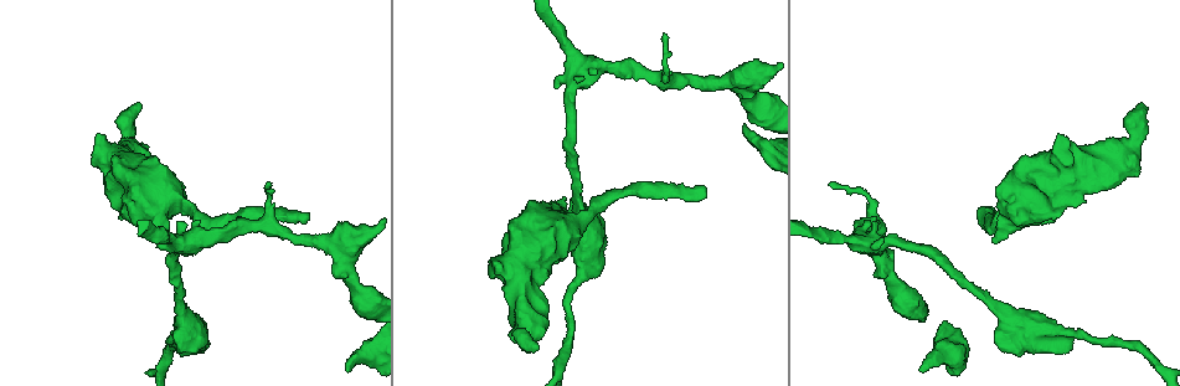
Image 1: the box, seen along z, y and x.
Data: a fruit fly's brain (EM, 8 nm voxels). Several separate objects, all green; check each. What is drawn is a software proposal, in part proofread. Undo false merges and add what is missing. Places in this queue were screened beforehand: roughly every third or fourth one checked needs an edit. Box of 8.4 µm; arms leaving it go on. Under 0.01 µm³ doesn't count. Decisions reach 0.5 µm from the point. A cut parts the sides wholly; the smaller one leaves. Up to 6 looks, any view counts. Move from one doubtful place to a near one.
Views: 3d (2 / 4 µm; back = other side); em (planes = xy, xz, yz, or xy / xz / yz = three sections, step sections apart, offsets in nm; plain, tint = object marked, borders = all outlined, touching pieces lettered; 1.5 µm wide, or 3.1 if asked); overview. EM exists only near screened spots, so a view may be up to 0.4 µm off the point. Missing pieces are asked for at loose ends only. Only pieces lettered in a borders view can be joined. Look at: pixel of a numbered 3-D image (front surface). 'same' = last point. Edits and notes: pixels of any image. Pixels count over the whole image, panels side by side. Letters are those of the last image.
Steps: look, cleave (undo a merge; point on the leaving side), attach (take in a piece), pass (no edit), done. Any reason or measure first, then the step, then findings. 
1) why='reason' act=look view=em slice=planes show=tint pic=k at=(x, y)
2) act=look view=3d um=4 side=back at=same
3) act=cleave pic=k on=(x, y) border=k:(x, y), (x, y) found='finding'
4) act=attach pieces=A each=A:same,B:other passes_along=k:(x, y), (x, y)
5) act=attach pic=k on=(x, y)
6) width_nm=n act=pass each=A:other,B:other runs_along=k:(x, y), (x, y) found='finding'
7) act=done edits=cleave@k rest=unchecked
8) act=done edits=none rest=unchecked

why='thick end' act=look view=em slice=planes show=tint pic=1 at=(565, 199)

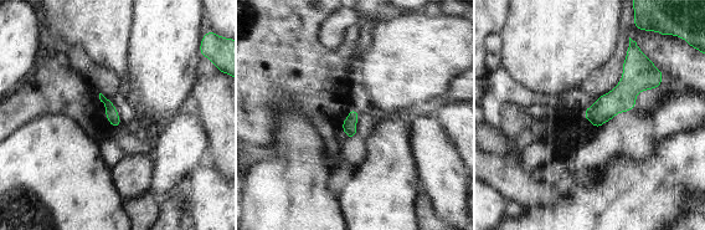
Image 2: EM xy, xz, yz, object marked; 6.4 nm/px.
act=look view=em slice=planes show=borders at=same

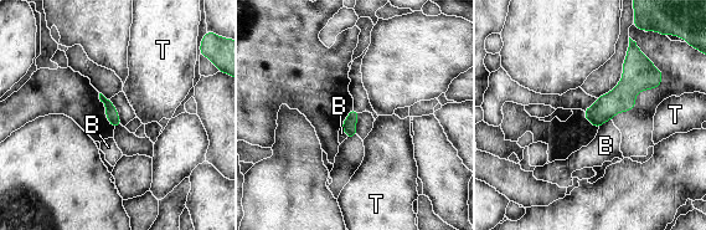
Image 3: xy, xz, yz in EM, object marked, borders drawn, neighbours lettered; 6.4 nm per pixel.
act=pass each=B:other,T:other runs_along=3:(656, 82), (634, 82), (587, 113) found='no lettered piece goes on from it'

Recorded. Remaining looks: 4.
why='branch stops here' act=look view=em slice=planes show=borders pic=1 at=(303, 215)

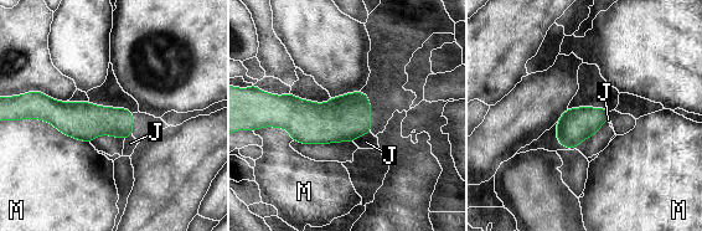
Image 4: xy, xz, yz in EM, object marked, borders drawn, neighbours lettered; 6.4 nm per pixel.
width_nm=220 act=pass each=J:other,M:other border=4:(370, 131), (352, 140) found='no lettered piece goes on from it'

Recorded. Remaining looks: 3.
why='long arm stops here' act=look view=3d um=4 side=back pic=1 at=(744, 124)

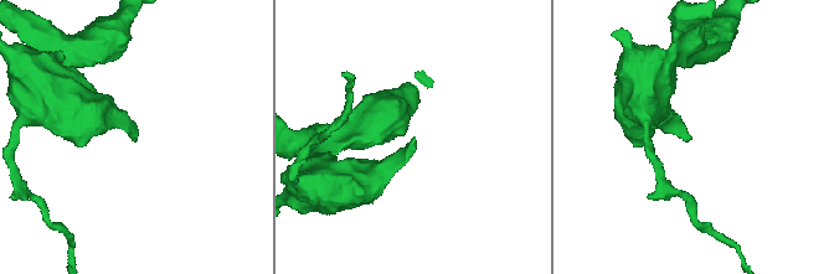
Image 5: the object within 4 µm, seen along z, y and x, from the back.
why='now the EM' act=look view=em slice=xy step=4 show=borders pic=5 at=(134, 139)

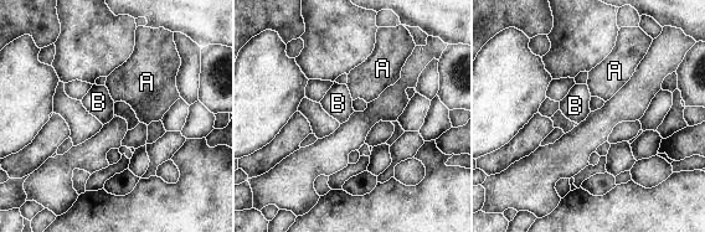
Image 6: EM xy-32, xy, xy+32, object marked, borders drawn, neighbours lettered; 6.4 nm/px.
act=look view=em slice=planes show=borders at=same

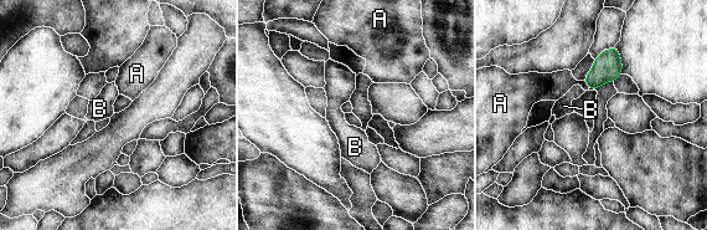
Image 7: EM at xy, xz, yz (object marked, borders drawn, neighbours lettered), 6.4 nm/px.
longest_contact=A:60nm act=pass each=A:other,B:other border=7:(583, 81), (588, 87) found='no lettered piece goes on from it'

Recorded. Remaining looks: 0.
act=done edits=none rest=unchecked

